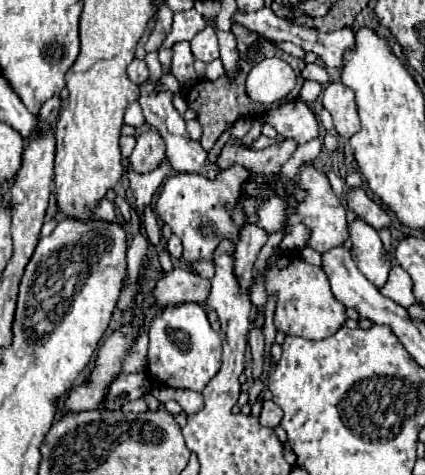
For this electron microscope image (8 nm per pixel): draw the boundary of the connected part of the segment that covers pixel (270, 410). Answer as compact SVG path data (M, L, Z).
M264 402L262 404L262 414L260 414L260 424L268 426L268 428L276 428L276 426L280 426L282 416L284 416L284 412L282 412L282 408L278 404Z

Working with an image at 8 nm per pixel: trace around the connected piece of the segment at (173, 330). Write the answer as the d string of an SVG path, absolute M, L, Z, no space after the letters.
M174 304L164 306L148 326L148 370L154 370L154 380L170 388L190 388L202 392L214 378L222 364L222 340L218 332L210 328L206 312L200 304Z

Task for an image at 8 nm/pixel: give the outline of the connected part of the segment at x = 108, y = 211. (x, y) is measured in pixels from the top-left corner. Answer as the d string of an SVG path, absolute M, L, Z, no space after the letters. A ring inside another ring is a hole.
M98 200L98 204L96 204L96 208L94 208L94 214L96 214L96 218L100 218L100 220L108 220L108 222L114 222L116 220L116 212L114 212L114 206L112 206L112 202L110 200Z

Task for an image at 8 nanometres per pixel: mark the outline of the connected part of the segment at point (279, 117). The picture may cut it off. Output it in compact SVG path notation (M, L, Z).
M296 100L286 102L274 110L270 110L264 120L276 128L276 132L288 140L292 138L300 146L314 140L318 136L318 122L314 112L310 112L310 106Z

